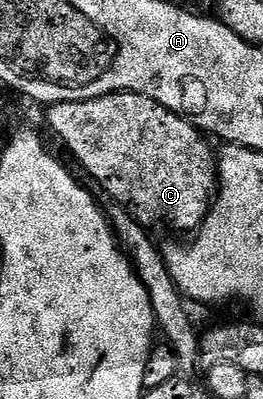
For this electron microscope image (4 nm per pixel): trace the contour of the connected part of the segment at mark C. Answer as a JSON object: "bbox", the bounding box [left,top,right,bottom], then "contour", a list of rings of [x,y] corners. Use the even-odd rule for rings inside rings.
{"bbox":[44,91,217,232],"contour":[[[116,91],[114,95],[104,95],[98,99],[86,99],[84,103],[50,103],[44,108],[45,123],[49,126],[49,131],[73,154],[73,159],[113,198],[112,202],[118,207],[125,208],[136,223],[141,224],[146,229],[153,229],[156,223],[170,223],[177,231],[196,232],[201,224],[205,222],[210,206],[215,198],[217,189],[217,155],[214,144],[202,132],[198,131],[182,119],[180,115],[173,111],[168,111],[163,105],[151,101],[151,97],[143,97],[139,93],[130,91]]]}

